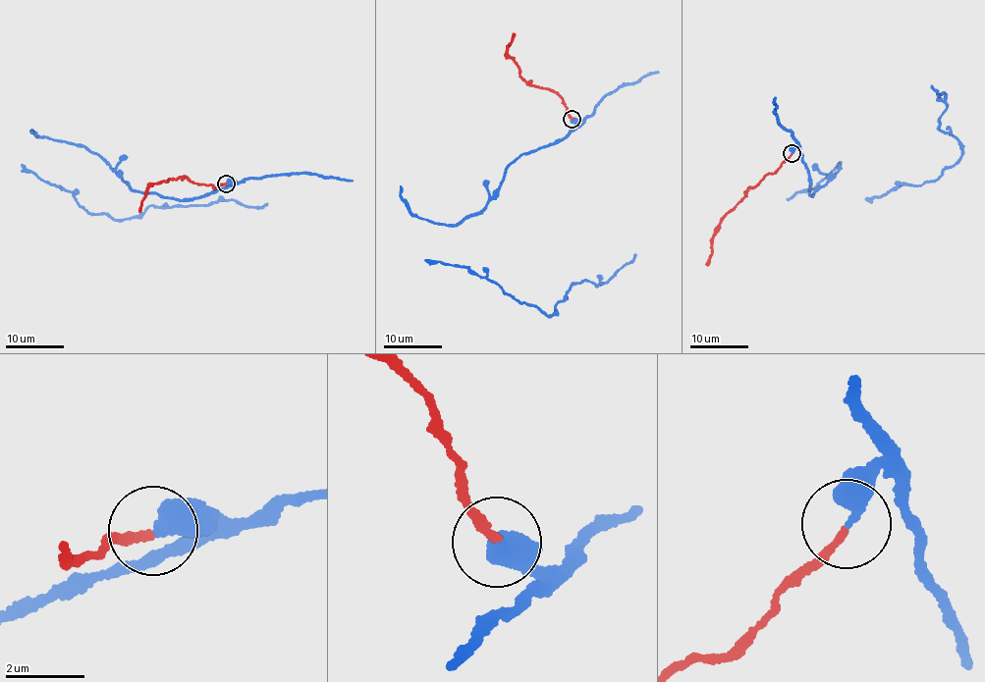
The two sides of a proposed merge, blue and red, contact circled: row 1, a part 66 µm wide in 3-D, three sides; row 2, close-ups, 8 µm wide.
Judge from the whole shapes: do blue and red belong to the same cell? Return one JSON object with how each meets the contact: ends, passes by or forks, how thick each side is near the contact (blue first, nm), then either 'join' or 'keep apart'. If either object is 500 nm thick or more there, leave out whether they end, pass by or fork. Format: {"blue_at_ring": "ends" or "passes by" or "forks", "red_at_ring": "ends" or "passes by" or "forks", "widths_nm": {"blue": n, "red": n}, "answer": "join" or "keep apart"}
{"blue_at_ring": "ends", "red_at_ring": "ends", "widths_nm": {"blue": 420, "red": 200}, "answer": "keep apart"}

